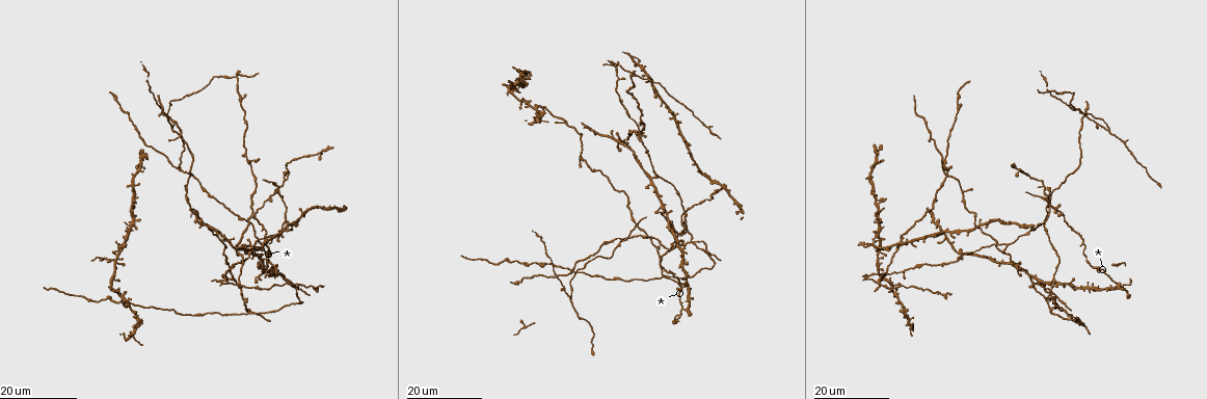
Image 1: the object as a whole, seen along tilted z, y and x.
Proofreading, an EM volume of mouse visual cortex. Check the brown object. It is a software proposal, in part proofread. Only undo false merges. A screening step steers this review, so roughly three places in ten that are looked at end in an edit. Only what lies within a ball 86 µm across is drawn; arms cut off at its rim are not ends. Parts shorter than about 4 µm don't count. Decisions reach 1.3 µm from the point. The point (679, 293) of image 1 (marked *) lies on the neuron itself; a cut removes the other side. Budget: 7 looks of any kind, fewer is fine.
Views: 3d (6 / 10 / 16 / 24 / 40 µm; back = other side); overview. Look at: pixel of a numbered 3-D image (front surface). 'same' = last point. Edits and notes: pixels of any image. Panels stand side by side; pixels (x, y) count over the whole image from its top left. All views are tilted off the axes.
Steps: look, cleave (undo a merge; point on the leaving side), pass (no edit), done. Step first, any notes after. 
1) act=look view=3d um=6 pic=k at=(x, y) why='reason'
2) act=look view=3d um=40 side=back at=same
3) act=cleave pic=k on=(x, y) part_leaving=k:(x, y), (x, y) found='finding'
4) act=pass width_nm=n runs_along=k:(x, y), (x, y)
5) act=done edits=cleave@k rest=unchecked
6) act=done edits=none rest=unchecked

act=look view=3d um=24 pic=1 at=(667, 276) why='side arm on a straight run'

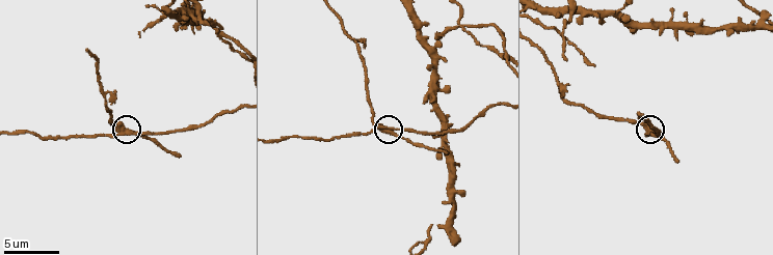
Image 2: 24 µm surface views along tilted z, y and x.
act=look view=3d um=6 pic=2 at=(130, 134)

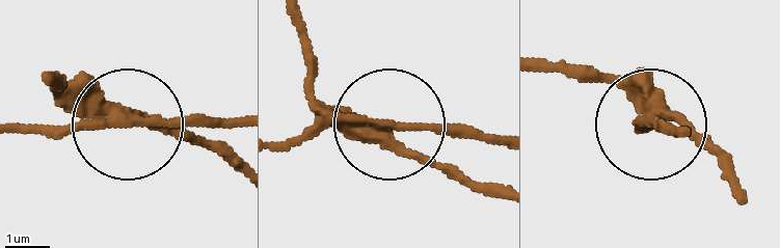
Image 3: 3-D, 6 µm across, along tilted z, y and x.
act=cleave pic=3 on=(176, 119) width_nm=230 part_leaving=3:(110, 117), (238, 116) found='a second neuron is stuck on'

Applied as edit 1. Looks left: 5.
act=look view=3d um=24 pic=1 at=(1048, 206) why='two arms in line, one across'

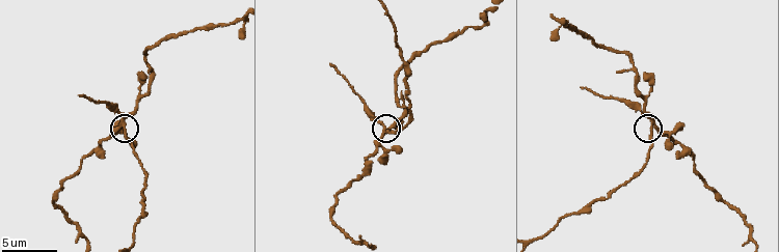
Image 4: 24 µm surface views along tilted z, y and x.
act=look view=3d um=10 pic=4 at=(124, 127)

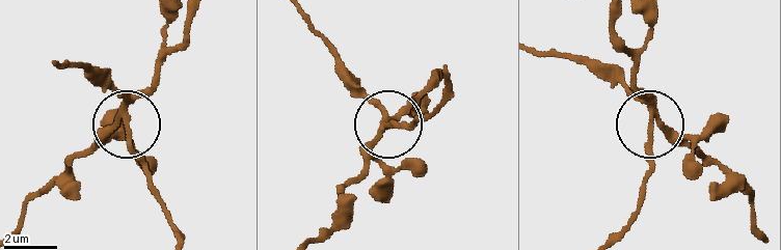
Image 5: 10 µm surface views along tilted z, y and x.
act=cleave pic=5 on=(645, 143) width_nm=180 part_leaving=5:(649, 104), (643, 196), (614, 231) found='a second neuron is stuck on'

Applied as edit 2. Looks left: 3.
act=look view=overview why='see it whole again'

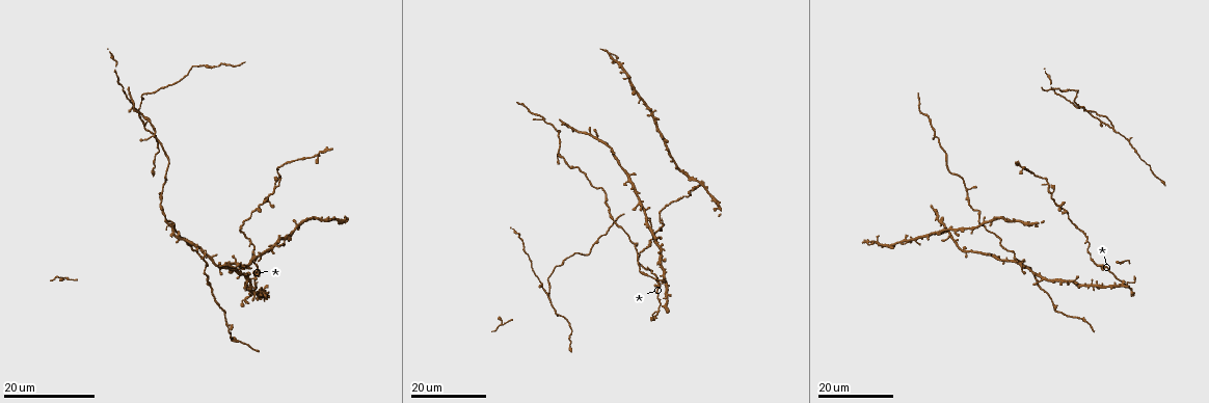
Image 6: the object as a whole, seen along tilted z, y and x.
act=look view=3d um=24 pic=6 at=(1112, 126) why='side arm on a straight run'

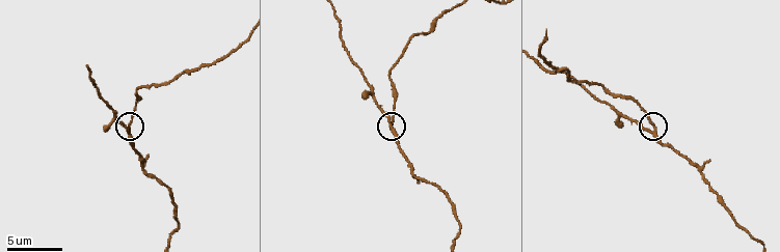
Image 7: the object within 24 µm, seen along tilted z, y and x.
act=look view=3d um=10 pic=7 at=(387, 122)

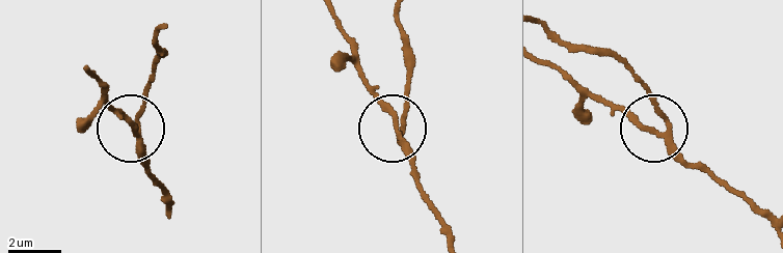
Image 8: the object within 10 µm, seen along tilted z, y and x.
act=cleave pic=8 on=(144, 100) part_leaving=8:(666, 130), (664, 112), (627, 66), (560, 45), (540, 27) found='two neurons meet here'

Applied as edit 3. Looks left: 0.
act=done edits=cleave@3,cleave@5,cleave@8 rest=unchecked

